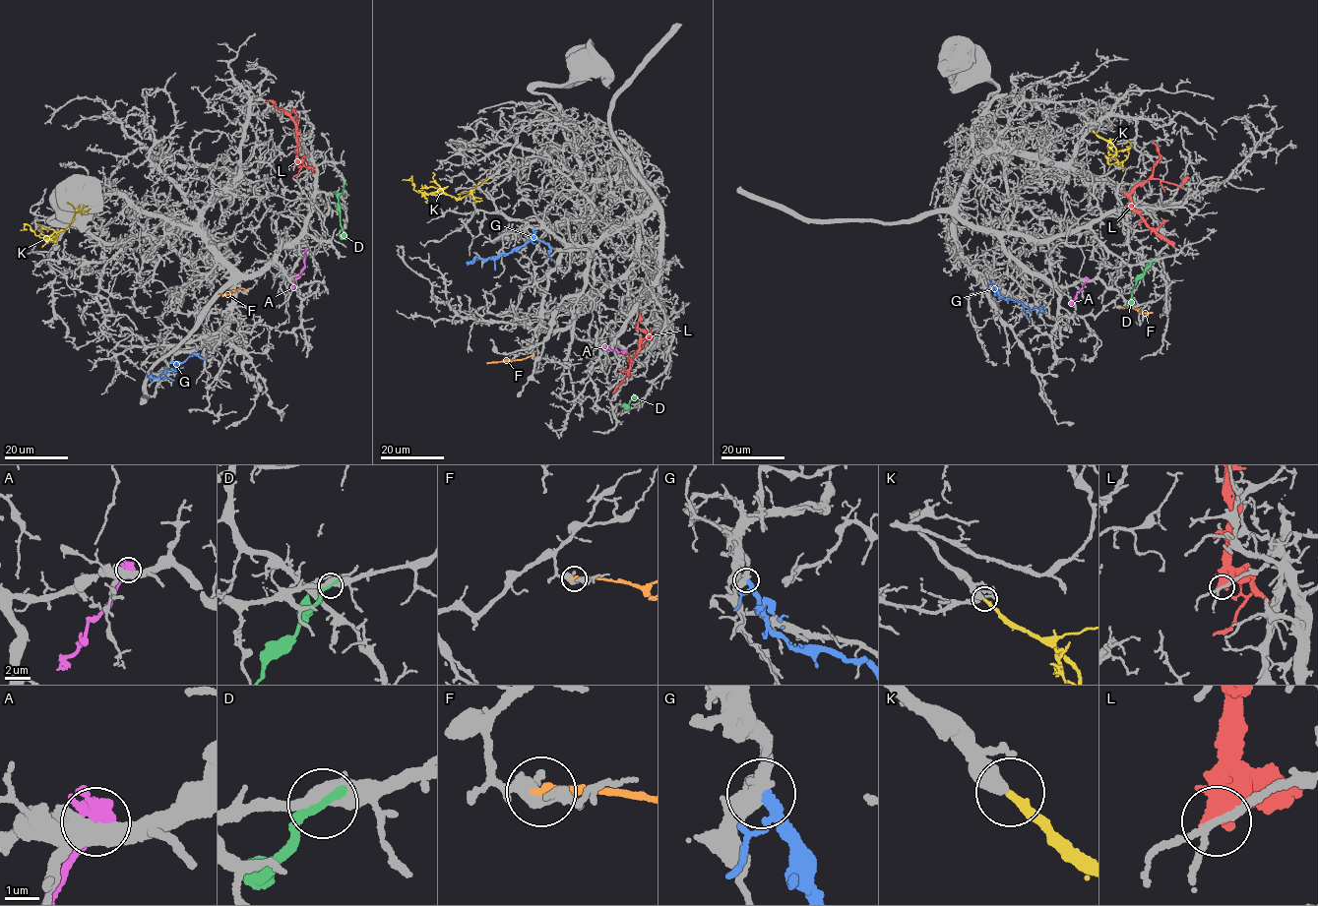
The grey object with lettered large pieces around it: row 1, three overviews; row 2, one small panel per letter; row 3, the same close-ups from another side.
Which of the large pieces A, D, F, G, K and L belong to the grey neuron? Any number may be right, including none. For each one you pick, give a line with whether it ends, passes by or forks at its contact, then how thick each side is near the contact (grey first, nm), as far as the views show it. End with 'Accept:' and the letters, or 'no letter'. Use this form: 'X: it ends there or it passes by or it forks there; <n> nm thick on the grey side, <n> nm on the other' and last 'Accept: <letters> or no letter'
K: it ends there; 400 nm thick on the grey side, 280 nm on the other
Accept: K

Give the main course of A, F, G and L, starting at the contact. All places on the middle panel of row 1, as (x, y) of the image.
A: (623, 352), (611, 351), (602, 344)
F: (533, 355), (519, 360), (486, 363)
G: (533, 228), (529, 240), (509, 253), (485, 259), (476, 257), (468, 263)
L: (640, 338), (651, 335), (648, 338), (638, 329), (639, 309)

